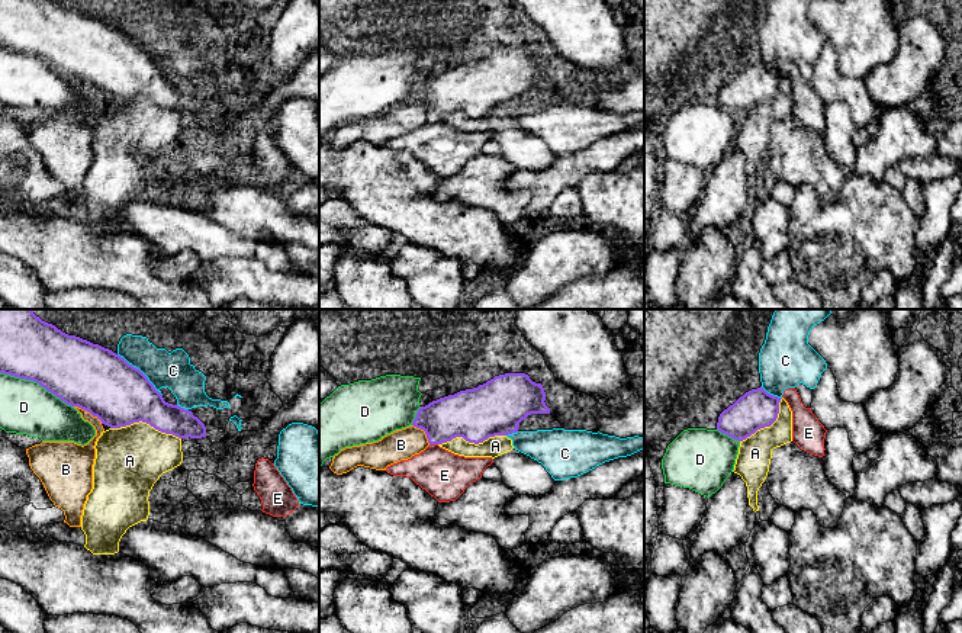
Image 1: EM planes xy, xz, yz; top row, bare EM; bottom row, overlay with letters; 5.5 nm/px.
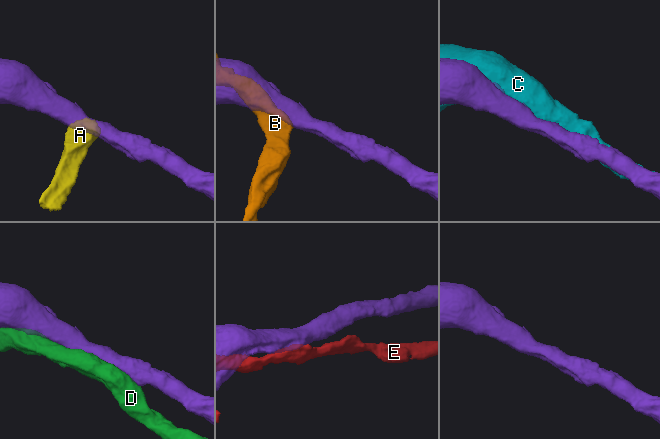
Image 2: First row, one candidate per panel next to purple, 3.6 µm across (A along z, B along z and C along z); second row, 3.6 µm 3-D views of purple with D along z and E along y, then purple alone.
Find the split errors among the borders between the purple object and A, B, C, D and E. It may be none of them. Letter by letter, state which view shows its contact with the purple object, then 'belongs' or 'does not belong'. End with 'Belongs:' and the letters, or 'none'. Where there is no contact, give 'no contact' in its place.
A: meets purple in xy; does not belong
B: meets purple in xy; does not belong
C: meets purple in xy; does not belong
D: meets purple in xy; does not belong
E: meets purple in xz; does not belong
Belongs: none

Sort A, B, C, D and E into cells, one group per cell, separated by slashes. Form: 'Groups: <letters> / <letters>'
Groups: A / B / C / D / E

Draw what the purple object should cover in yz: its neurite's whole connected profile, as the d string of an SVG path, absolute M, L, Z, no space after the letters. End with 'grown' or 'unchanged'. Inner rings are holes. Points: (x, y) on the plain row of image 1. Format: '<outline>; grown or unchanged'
M762 61L752 64L720 89L717 105L743 116L776 96L781 74L768 68Z; unchanged

